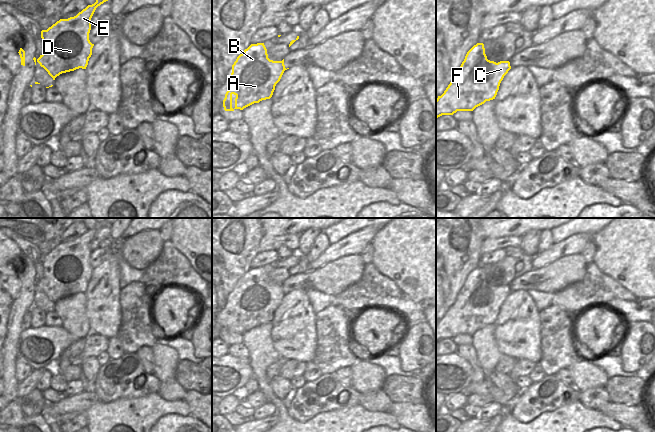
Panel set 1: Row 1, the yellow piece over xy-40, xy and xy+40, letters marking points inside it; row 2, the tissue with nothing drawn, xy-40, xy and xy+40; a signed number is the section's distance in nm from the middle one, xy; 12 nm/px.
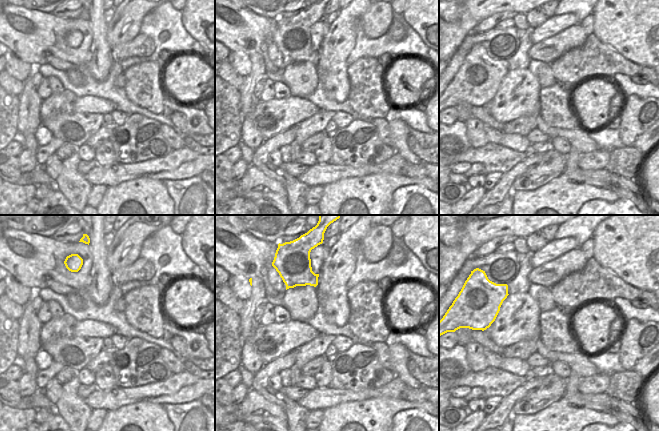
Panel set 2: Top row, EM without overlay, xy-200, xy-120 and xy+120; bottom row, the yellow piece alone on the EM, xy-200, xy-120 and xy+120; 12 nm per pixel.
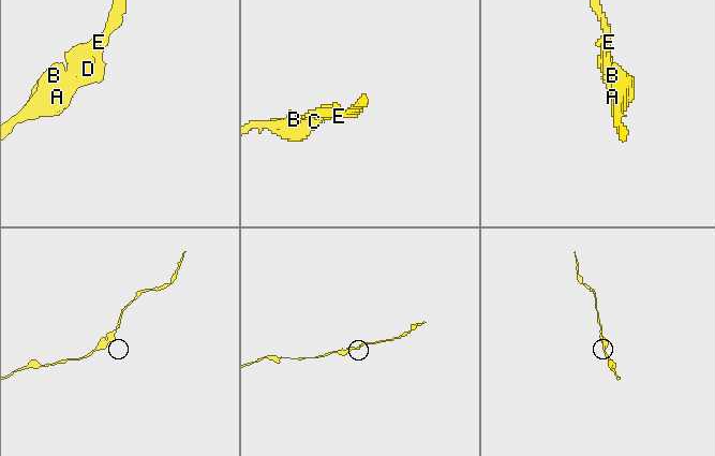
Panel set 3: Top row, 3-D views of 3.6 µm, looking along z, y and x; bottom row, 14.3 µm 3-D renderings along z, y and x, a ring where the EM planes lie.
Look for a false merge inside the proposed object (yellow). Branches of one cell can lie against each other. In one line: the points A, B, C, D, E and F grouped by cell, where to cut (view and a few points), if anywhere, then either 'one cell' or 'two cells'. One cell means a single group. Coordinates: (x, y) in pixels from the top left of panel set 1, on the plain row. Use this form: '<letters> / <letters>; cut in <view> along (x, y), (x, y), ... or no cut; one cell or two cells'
A B C D E F; no cut; one cell

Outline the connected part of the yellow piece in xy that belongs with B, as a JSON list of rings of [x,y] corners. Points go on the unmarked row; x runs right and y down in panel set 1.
[[[264,267],[251,268],[237,281],[232,289],[231,310],[223,324],[224,334],[243,334],[254,327],[270,323],[285,294],[287,293],[284,289],[284,283],[282,285],[273,285],[268,282]]]

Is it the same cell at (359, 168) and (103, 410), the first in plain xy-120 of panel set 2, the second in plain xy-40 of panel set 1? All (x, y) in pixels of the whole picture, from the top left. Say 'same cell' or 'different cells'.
different cells

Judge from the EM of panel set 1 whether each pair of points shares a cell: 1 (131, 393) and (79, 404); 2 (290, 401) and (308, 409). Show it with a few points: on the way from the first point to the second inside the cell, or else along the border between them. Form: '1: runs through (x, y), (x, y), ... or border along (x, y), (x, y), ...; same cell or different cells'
1: runs through (118, 394), (101, 394), (92, 397); same cell
2: runs through (294, 402), (304, 405); same cell

